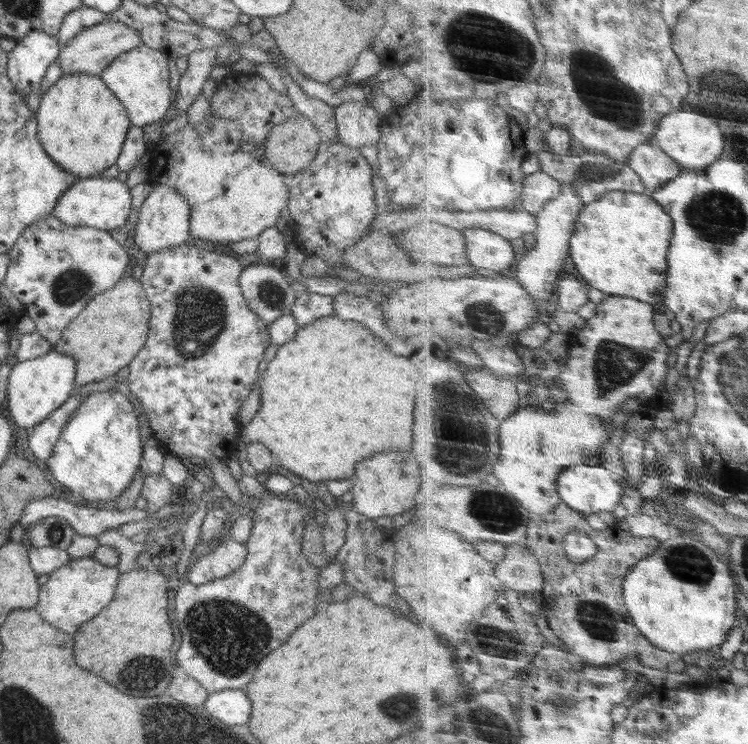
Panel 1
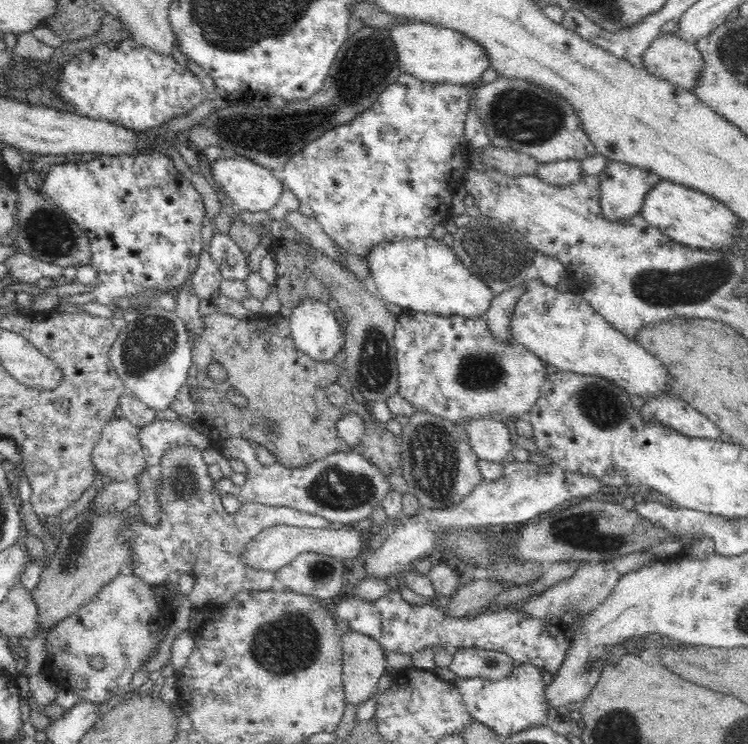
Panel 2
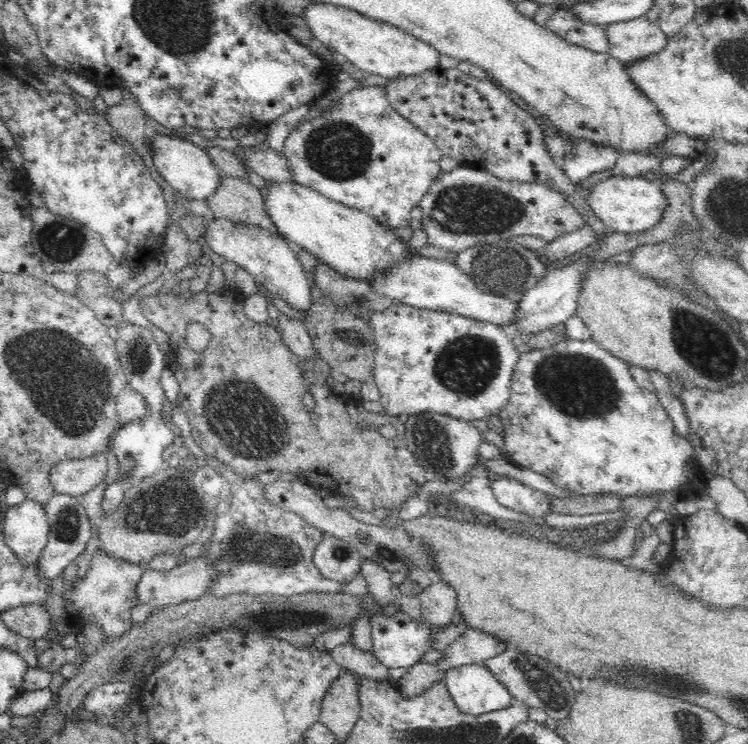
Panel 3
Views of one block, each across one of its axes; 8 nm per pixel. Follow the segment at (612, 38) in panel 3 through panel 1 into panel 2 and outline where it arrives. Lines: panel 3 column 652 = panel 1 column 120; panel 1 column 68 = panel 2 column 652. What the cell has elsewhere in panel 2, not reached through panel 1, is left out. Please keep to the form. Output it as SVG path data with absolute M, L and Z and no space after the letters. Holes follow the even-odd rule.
M676 33L658 36L639 60L644 63L649 74L681 86L691 93L697 77L704 70L700 50Z

